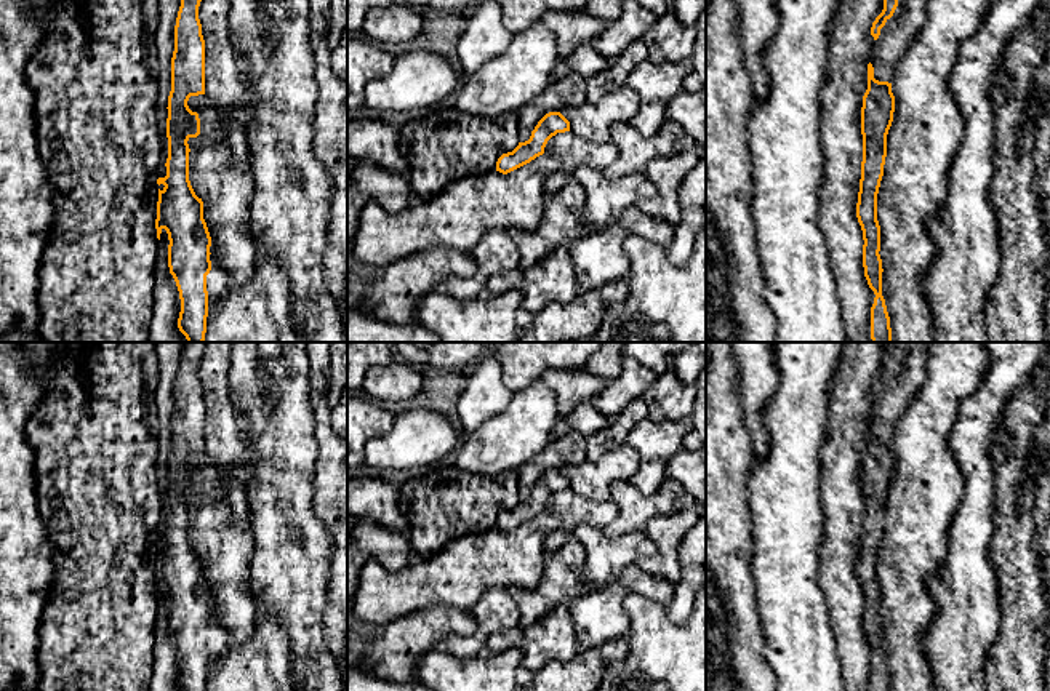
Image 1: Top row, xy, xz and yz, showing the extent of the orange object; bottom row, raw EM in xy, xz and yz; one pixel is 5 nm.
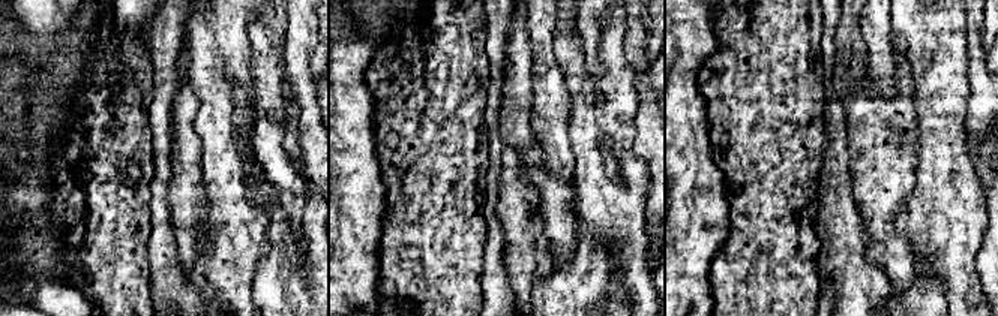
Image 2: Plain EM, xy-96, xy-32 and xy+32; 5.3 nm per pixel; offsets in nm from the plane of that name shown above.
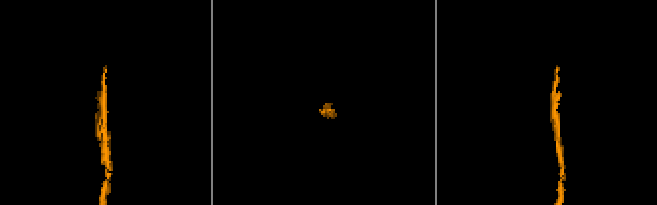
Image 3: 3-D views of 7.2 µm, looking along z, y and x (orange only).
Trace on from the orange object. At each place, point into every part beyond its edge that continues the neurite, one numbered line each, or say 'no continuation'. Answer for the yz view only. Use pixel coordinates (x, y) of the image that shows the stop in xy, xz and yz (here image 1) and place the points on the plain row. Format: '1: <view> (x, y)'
1: yz (895, 395)

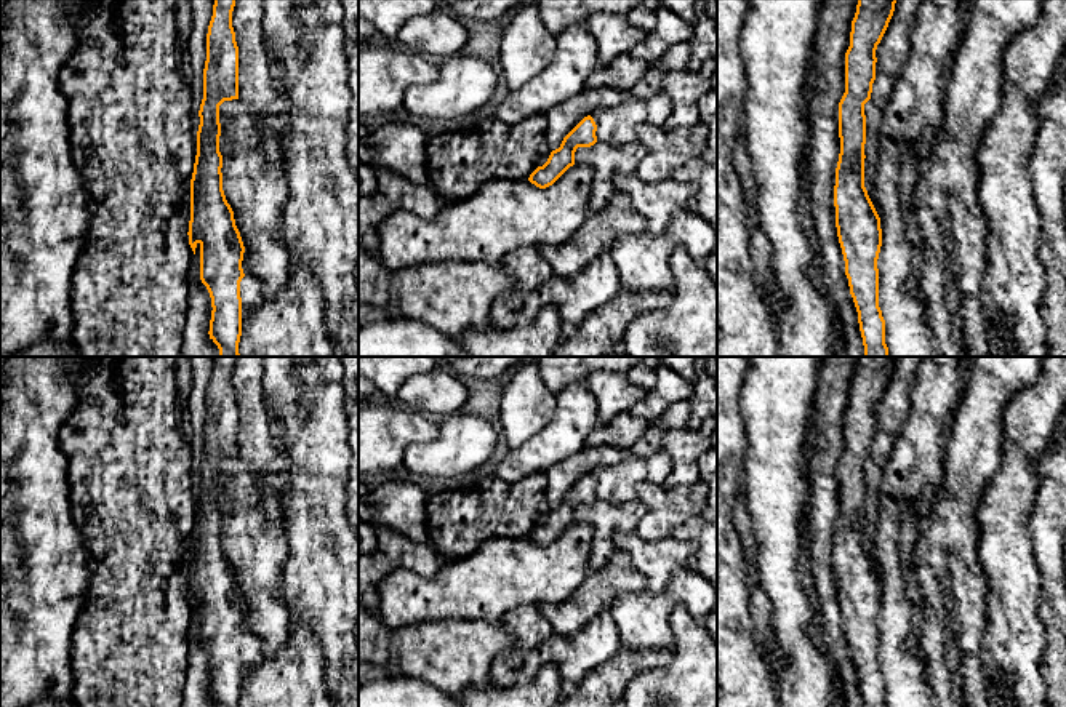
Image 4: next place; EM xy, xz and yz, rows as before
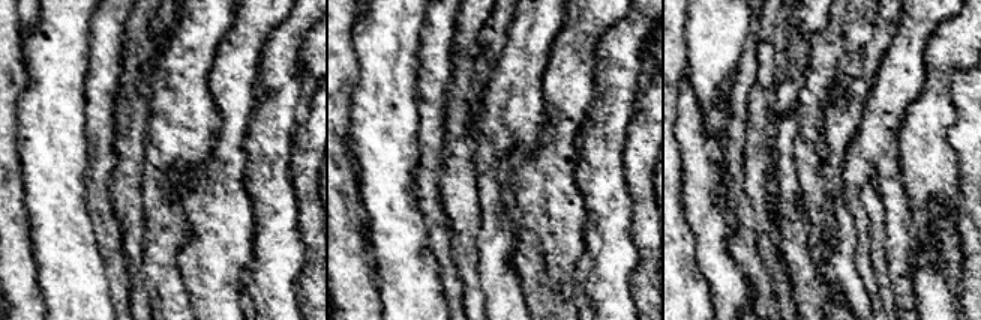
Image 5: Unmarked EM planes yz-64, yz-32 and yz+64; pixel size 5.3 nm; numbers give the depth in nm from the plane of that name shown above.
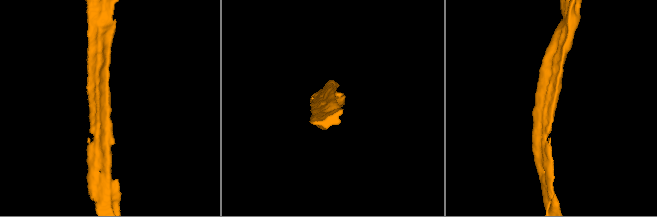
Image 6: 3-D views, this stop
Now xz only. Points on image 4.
no continuation

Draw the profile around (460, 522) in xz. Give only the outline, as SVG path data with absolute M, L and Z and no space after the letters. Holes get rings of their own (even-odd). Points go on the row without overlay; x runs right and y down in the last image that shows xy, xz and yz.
M544 472L515 483L493 475L461 489L432 493L427 501L429 542L447 563L474 553L490 539L528 539L552 510L546 493Z

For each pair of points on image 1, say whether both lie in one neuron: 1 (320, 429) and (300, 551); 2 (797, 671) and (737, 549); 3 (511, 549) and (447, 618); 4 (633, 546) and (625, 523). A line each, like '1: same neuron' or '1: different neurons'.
1: different neurons
2: different neurons
3: different neurons
4: different neurons

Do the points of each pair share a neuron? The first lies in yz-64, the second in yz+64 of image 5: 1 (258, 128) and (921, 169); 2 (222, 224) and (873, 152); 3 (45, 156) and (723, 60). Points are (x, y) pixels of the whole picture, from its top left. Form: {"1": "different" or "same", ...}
{"1": "same", "2": "same", "3": "same"}

